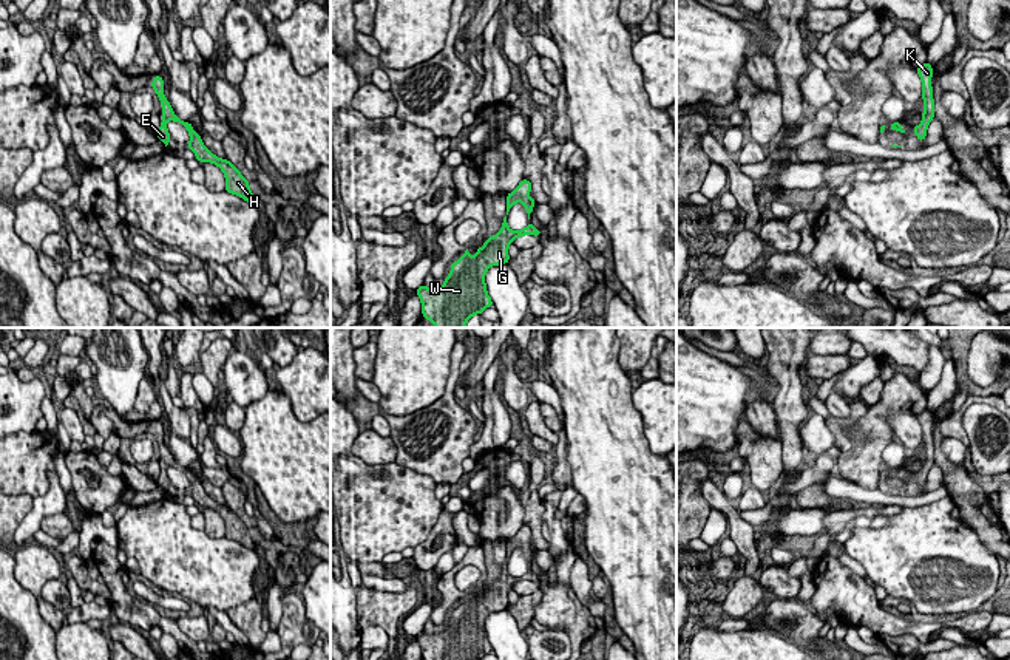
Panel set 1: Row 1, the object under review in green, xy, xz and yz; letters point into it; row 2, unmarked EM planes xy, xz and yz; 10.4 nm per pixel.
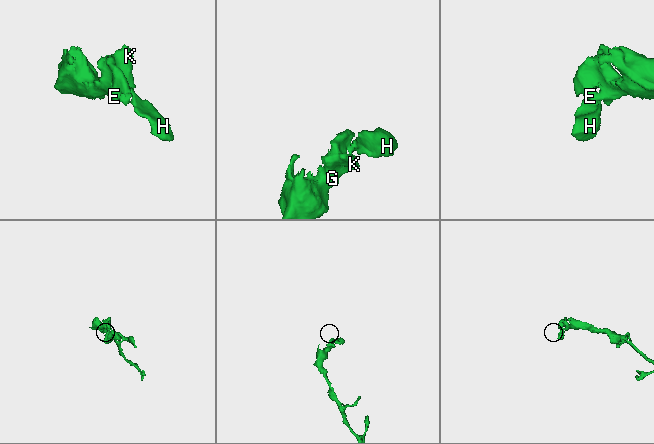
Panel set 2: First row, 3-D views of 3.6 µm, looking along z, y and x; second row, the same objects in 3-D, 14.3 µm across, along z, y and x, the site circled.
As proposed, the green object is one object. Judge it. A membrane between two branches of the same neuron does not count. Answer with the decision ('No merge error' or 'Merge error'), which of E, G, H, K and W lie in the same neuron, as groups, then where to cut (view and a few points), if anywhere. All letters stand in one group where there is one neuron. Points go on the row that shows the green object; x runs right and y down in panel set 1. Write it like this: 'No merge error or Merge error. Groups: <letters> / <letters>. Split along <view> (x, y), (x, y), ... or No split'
No merge error. Groups: E G H K W. No split

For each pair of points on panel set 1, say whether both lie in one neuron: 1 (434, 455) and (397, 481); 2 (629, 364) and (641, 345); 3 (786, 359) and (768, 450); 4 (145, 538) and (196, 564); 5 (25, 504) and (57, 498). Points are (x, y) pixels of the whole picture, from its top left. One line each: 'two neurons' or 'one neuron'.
1: two neurons
2: one neuron
3: two neurons
4: one neuron
5: two neurons

